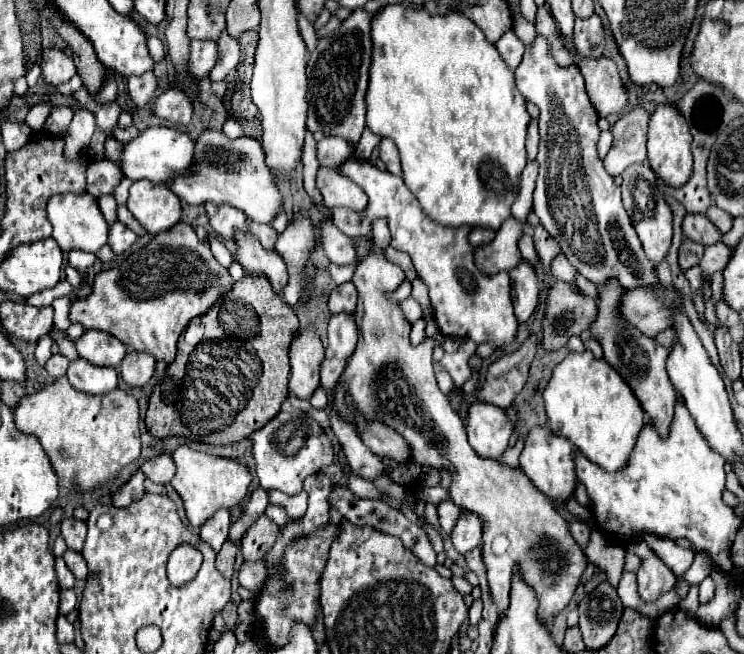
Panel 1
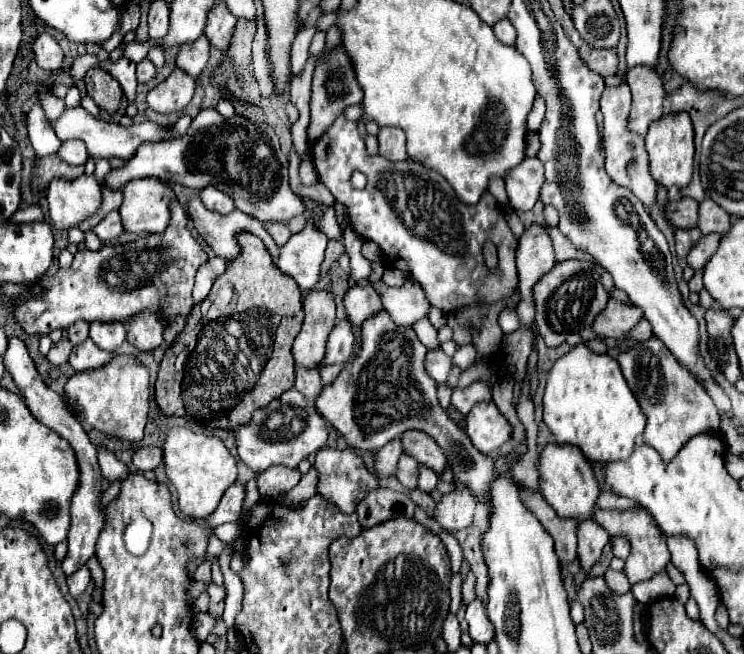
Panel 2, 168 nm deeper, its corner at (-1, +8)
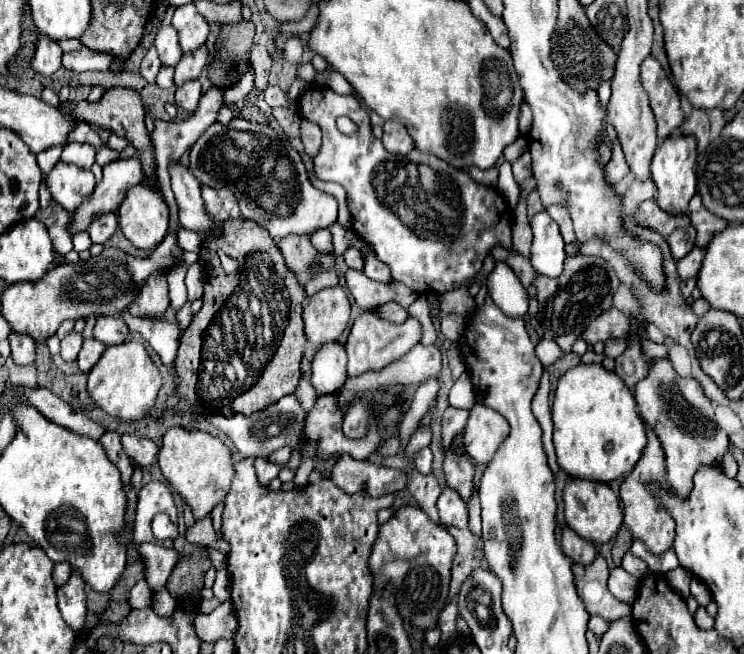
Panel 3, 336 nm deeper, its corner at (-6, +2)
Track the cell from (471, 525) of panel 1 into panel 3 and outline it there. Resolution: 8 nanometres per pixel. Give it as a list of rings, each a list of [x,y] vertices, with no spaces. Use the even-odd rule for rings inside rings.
[[[447,488],[441,492],[437,500],[439,516],[443,526],[455,526],[455,528],[467,528],[469,526],[469,514],[467,514],[467,504],[461,500],[461,496]]]

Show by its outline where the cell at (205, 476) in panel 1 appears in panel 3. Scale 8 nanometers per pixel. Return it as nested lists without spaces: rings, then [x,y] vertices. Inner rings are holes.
[[[169,428],[165,432],[159,450],[159,468],[175,492],[191,508],[195,518],[205,518],[217,504],[225,500],[235,476],[231,450],[223,440],[199,430],[185,428]]]

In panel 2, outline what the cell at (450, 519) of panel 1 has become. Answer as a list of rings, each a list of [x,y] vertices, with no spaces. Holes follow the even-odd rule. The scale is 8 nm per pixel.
[[[418,464],[418,474],[420,474],[418,488],[424,490],[424,492],[432,492],[434,486],[436,486],[436,482],[438,482],[438,474],[432,468],[426,468],[422,464]]]

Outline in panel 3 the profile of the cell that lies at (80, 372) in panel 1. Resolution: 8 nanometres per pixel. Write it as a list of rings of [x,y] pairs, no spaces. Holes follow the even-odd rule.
[[[95,338],[85,340],[85,342],[83,342],[83,348],[81,348],[81,352],[79,352],[79,358],[77,358],[79,370],[81,370],[81,372],[89,372],[89,370],[97,364],[97,360],[101,358],[103,352],[105,352],[105,346],[103,346],[101,342],[97,342]]]

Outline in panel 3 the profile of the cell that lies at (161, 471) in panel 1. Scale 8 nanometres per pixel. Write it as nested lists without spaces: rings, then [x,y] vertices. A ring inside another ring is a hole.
[[[125,434],[125,436],[121,438],[121,442],[123,442],[123,448],[125,448],[125,452],[129,454],[129,458],[131,458],[135,464],[139,464],[141,468],[151,466],[151,464],[157,460],[159,446],[157,446],[153,440]]]

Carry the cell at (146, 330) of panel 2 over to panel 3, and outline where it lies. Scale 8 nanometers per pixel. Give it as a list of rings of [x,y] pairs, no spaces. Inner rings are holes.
[[[155,274],[155,278],[151,278],[147,286],[143,286],[143,294],[139,294],[139,298],[135,298],[135,302],[131,304],[129,314],[161,320],[169,306],[167,292],[167,278],[159,278],[159,274]]]

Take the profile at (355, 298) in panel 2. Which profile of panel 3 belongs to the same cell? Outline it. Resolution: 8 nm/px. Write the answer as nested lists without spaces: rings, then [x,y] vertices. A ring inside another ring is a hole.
[[[387,302],[381,304],[377,308],[373,308],[373,312],[381,318],[381,320],[389,320],[393,324],[403,324],[407,320],[407,310],[403,306],[399,306],[397,302]]]

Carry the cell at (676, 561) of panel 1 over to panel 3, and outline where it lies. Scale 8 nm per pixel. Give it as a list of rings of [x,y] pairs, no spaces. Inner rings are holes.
[[[693,578],[691,580],[691,594],[695,596],[695,600],[701,604],[701,606],[707,606],[713,598],[711,598],[711,590],[707,590],[707,586],[701,584],[699,578]]]

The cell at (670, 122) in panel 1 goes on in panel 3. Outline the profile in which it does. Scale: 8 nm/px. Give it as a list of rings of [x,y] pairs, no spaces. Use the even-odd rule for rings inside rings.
[[[669,136],[661,146],[657,146],[655,156],[651,160],[651,174],[657,186],[657,202],[669,214],[687,212],[687,204],[695,194],[697,176],[695,176],[695,162],[697,162],[697,140],[693,136]]]

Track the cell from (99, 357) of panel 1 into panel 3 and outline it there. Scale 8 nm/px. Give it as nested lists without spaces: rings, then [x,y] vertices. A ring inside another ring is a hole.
[[[121,316],[119,318],[97,318],[93,334],[105,346],[117,346],[127,340],[129,328]]]

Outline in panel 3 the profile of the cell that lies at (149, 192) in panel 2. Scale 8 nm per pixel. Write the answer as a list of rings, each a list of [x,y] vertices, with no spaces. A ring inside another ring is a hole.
[[[149,184],[127,190],[117,214],[121,232],[141,250],[153,250],[167,234],[169,208],[163,196]]]

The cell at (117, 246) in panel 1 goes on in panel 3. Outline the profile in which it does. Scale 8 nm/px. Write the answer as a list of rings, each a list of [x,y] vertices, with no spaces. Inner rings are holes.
[[[105,214],[103,218],[97,218],[95,222],[91,222],[91,226],[87,228],[89,236],[93,242],[105,244],[115,232],[117,232],[119,224],[117,224],[117,214]]]

